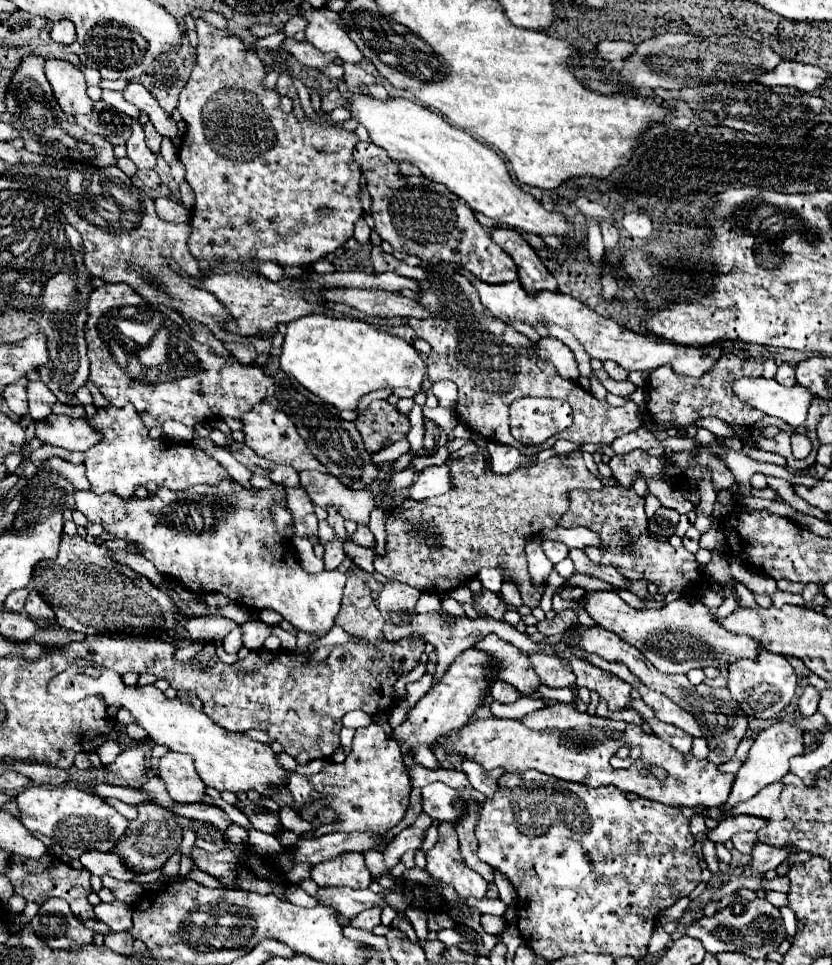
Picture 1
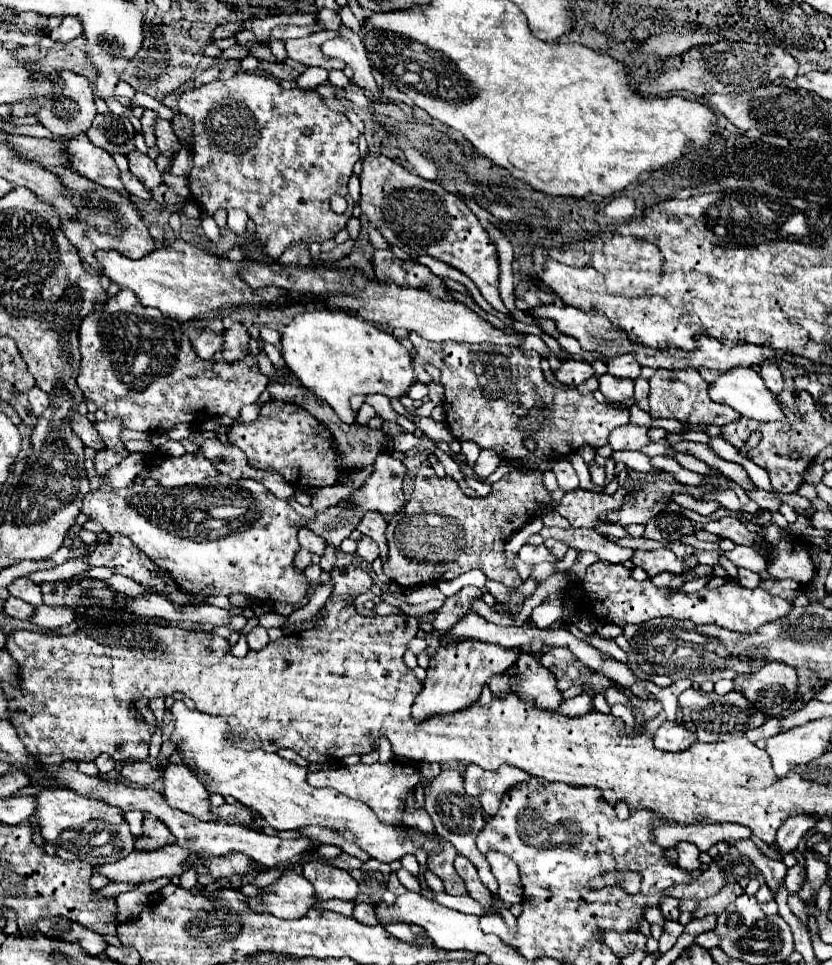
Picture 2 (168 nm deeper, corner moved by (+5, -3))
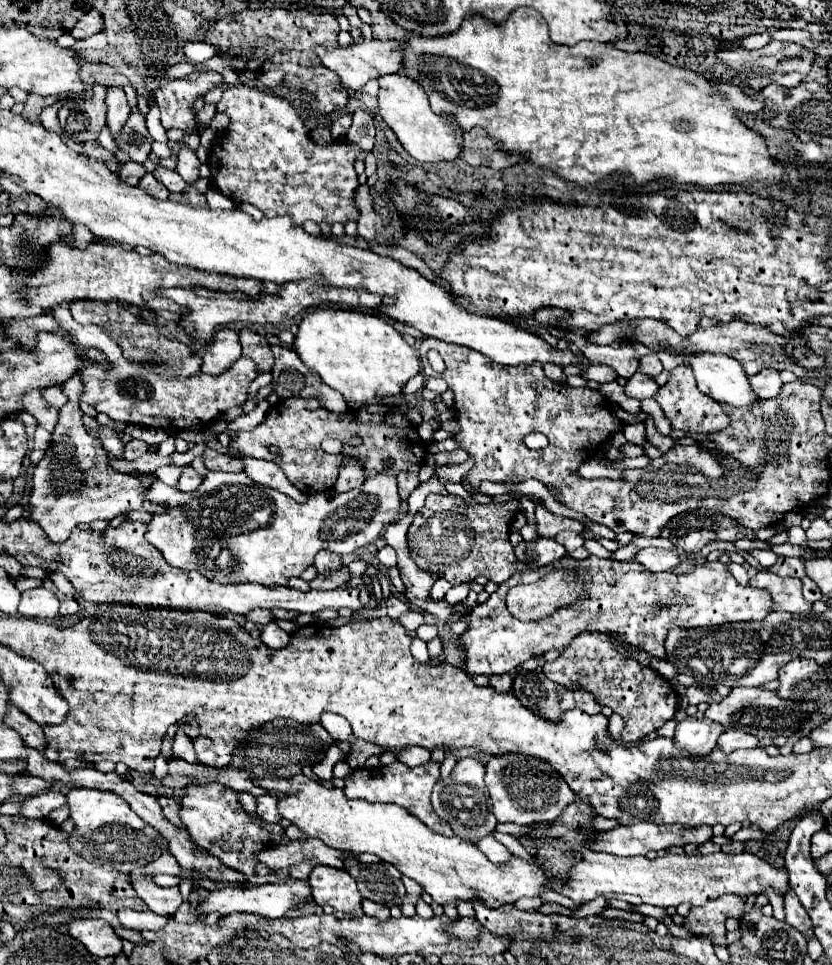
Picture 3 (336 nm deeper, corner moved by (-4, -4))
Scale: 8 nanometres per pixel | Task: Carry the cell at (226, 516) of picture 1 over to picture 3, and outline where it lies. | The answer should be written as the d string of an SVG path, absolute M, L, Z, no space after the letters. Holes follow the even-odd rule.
M208 472L204 482L194 492L180 492L156 480L148 488L148 498L156 502L168 502L166 514L154 514L148 524L146 538L156 546L168 564L182 570L196 570L204 578L220 584L244 584L256 582L264 586L286 586L288 578L300 576L320 550L330 550L336 554L352 554L358 548L372 544L382 530L398 520L400 496L396 478L388 474L376 474L368 478L360 488L338 494L336 498L326 498L326 494L312 494L304 504L294 502L286 494L256 484L244 472Z

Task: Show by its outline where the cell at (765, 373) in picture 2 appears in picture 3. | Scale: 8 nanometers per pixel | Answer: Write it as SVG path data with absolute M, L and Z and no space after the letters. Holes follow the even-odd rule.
M766 368L754 376L748 378L752 390L756 390L758 398L776 398L780 388L782 388L782 380L780 380L780 372Z

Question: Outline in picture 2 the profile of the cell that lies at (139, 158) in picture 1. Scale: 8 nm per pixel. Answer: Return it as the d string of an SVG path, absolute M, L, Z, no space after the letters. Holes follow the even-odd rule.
M133 149L131 153L127 153L127 159L129 159L129 171L131 171L147 189L157 187L157 185L163 181L159 169L155 167L155 161L149 159L149 155Z

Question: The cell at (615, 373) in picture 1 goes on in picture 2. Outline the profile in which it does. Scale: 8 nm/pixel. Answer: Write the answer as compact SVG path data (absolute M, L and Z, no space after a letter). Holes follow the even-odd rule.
M619 355L607 361L609 375L613 377L625 377L625 379L637 379L641 373L641 365L633 359L633 355Z

